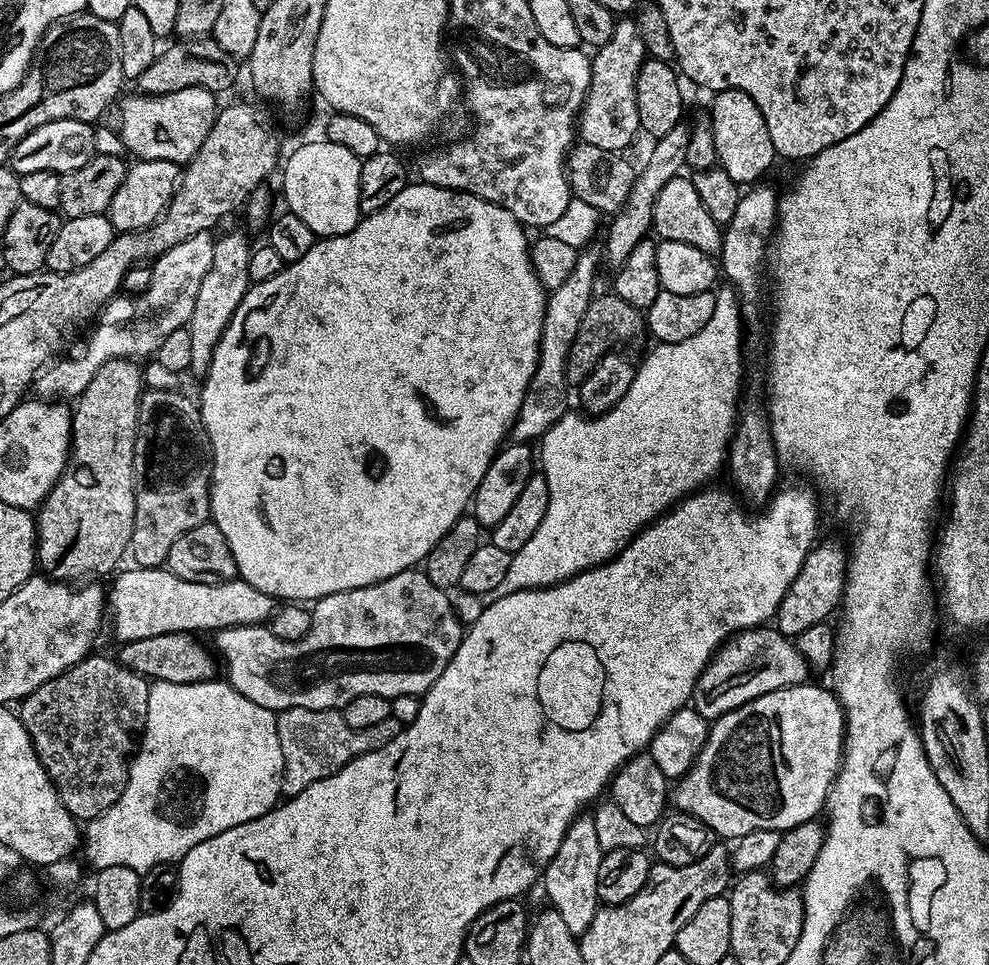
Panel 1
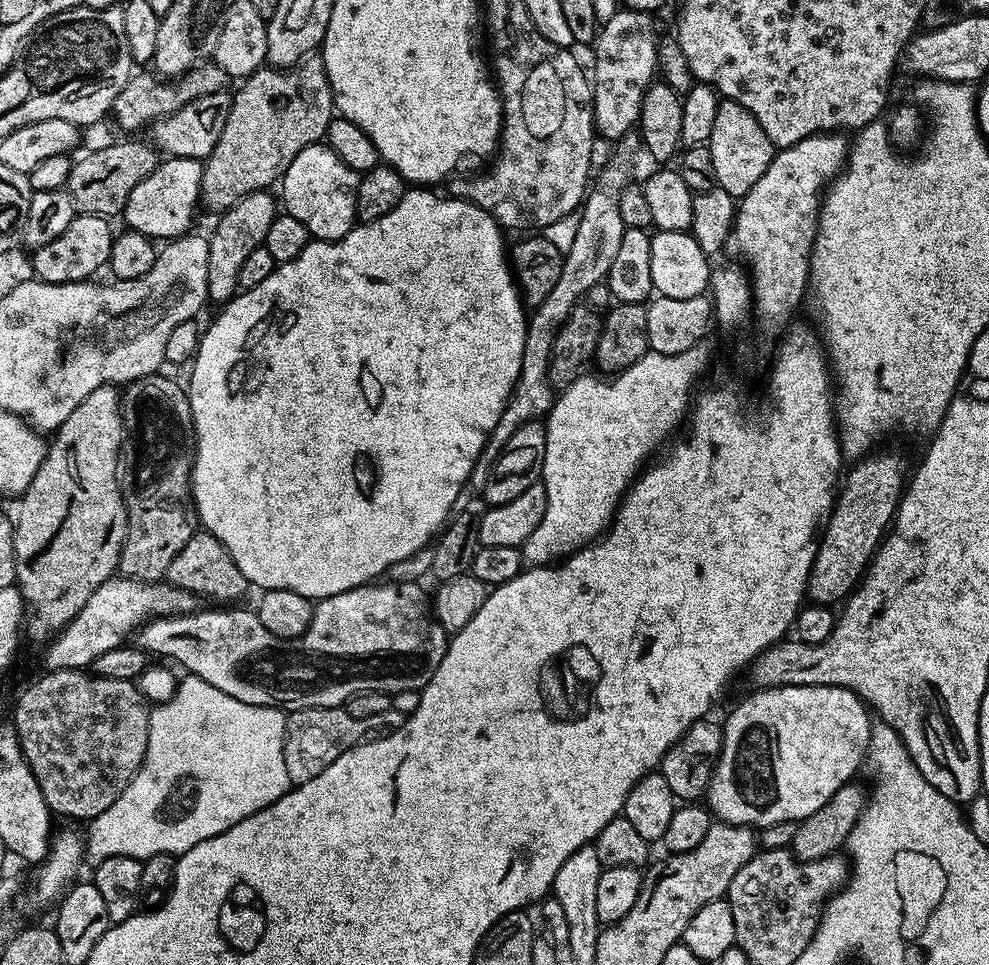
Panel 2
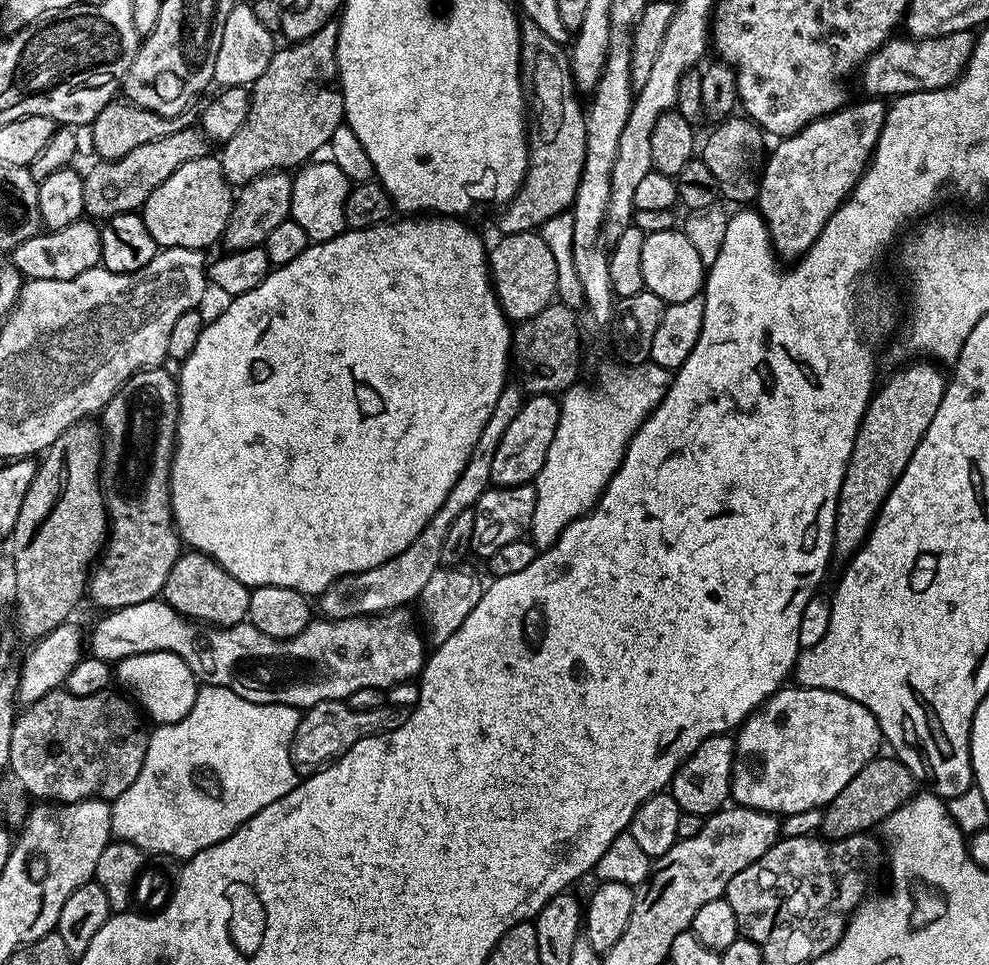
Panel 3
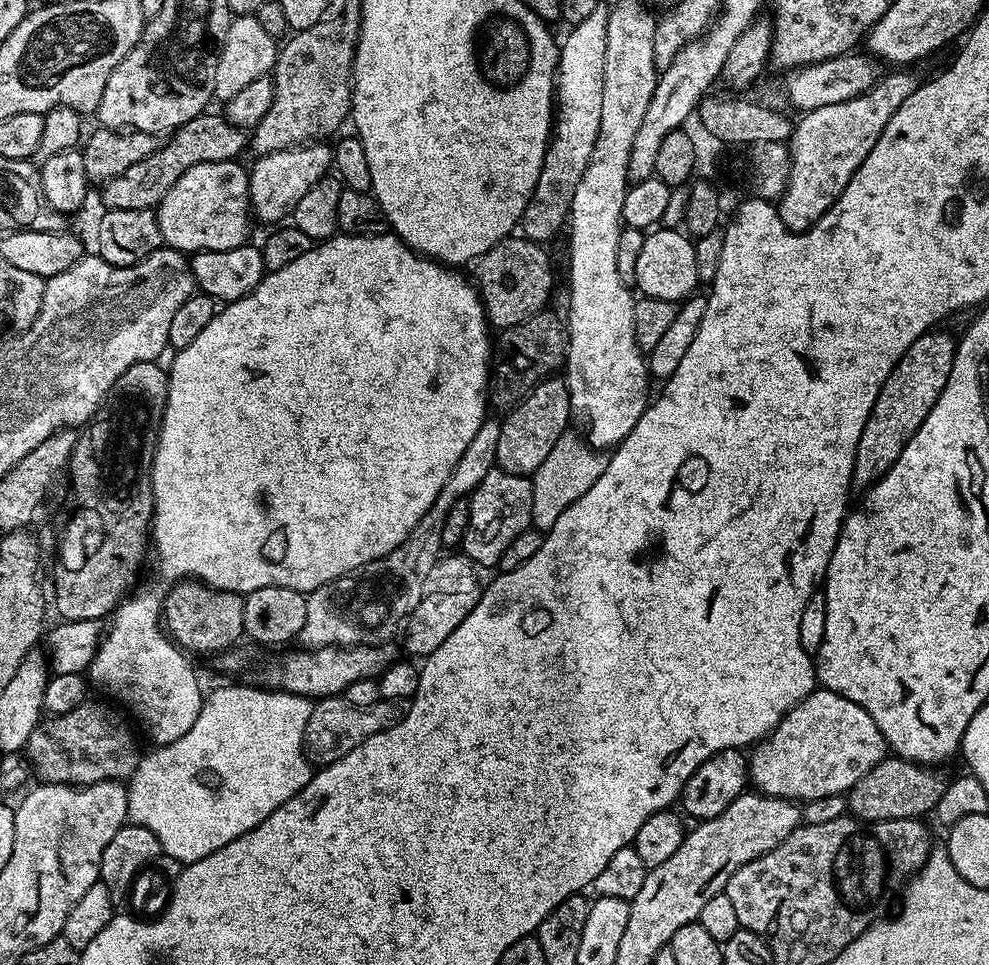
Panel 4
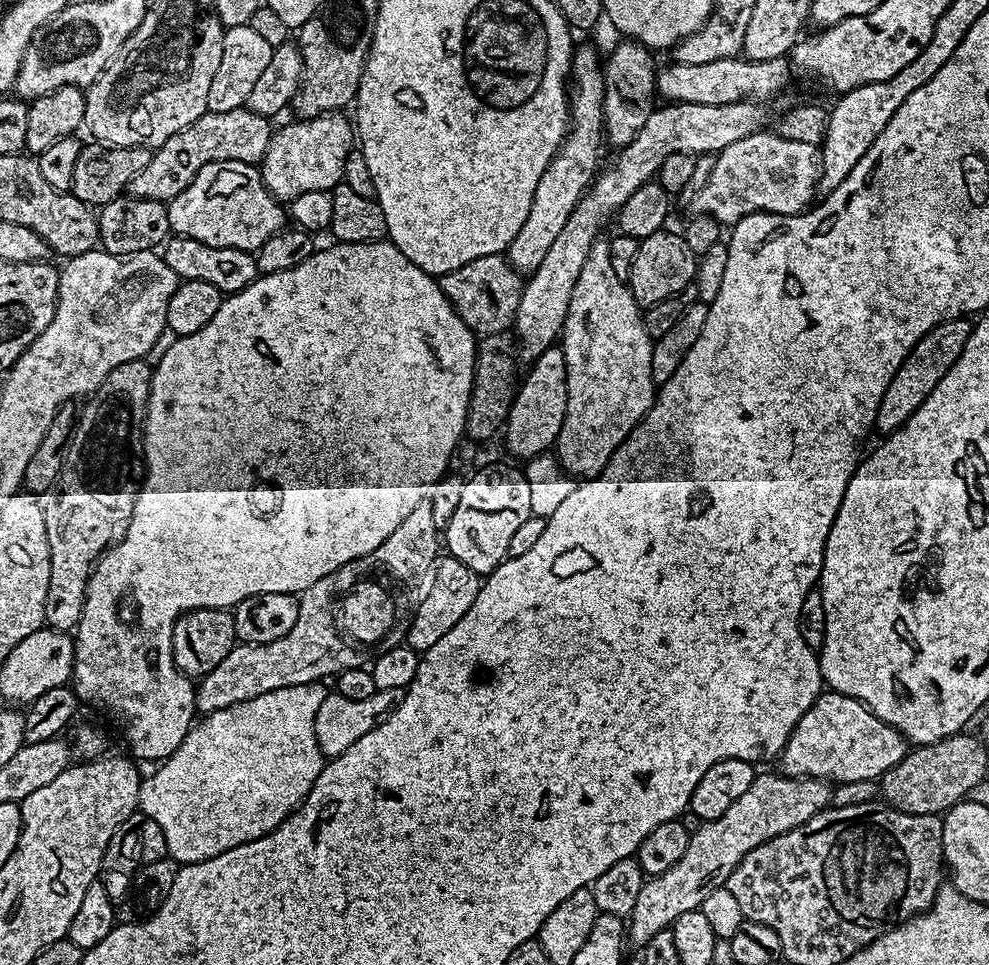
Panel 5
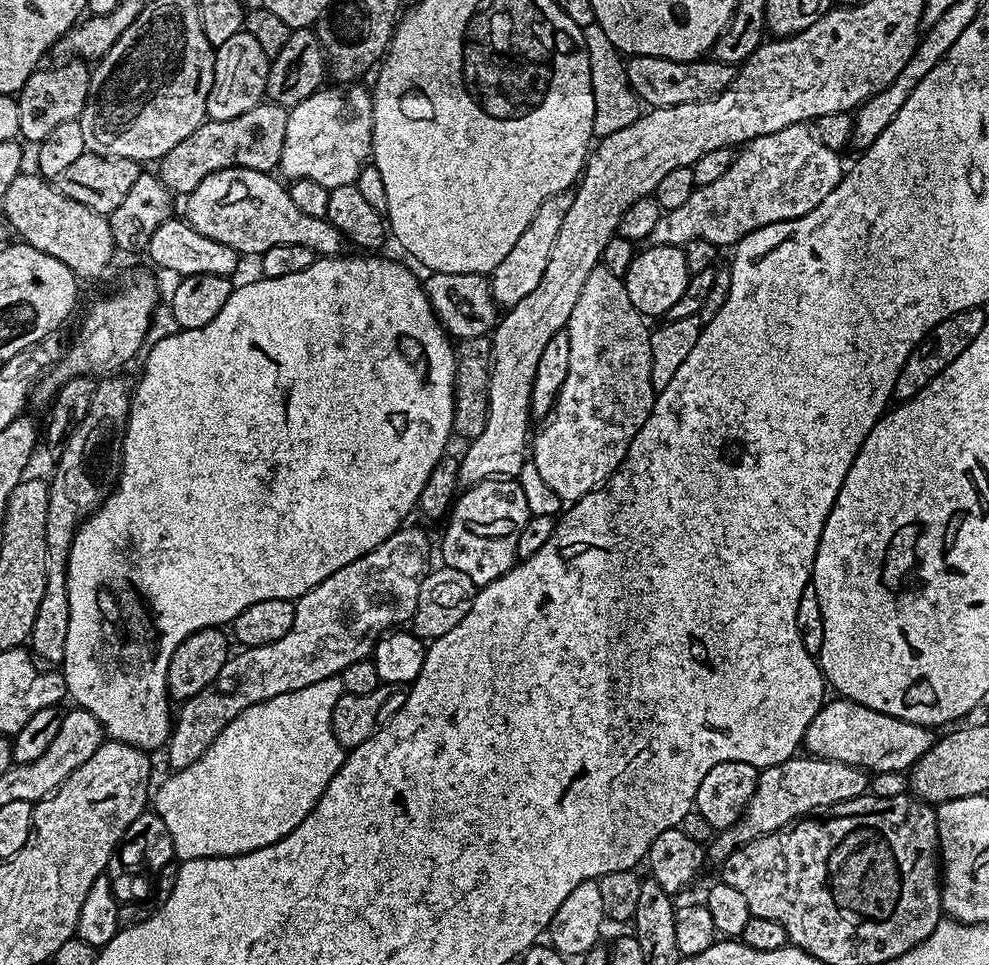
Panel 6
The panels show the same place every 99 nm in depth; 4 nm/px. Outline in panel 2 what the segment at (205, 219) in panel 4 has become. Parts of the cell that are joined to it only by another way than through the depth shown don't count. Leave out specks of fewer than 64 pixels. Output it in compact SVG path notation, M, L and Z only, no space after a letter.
M173 156L164 158L156 165L156 169L134 190L130 190L130 198L126 198L126 206L122 213L127 227L134 232L141 232L143 236L156 242L171 242L178 236L183 236L189 231L192 219L196 216L196 204L201 203L200 187L204 165L194 158Z

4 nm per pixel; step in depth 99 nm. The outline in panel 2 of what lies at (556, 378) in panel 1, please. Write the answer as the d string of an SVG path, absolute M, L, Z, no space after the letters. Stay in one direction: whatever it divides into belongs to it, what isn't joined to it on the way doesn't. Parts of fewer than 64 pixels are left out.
M612 156L605 162L604 169L598 172L595 173L594 183L579 209L574 246L570 246L570 250L564 253L562 274L558 274L558 282L554 290L546 294L546 302L535 305L528 316L526 350L522 352L522 370L518 370L518 382L502 410L502 418L498 418L498 426L494 426L494 430L488 435L488 441L484 444L482 454L467 484L458 494L457 509L468 510L472 504L472 496L479 497L483 493L486 486L486 474L490 474L490 464L504 453L510 438L514 438L514 433L518 431L518 428L526 426L526 422L531 420L547 417L557 397L548 373L554 350L554 338L560 327L568 321L568 316L583 301L580 299L595 284L603 285L608 279L610 265L614 263L614 257L619 244L622 243L622 234L625 230L620 213L620 196L633 179L632 164L624 156Z

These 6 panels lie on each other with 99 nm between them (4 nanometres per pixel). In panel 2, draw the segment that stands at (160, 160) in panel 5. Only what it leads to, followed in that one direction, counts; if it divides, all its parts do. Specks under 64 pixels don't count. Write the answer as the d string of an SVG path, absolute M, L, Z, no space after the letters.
M124 138L121 144L108 144L105 148L96 148L93 152L85 154L81 160L77 159L70 170L70 178L66 185L66 191L72 195L72 201L76 207L77 213L86 216L102 216L105 218L119 217L126 206L126 198L130 198L130 190L146 178L156 169L158 163L158 152L151 143L136 140L140 138Z

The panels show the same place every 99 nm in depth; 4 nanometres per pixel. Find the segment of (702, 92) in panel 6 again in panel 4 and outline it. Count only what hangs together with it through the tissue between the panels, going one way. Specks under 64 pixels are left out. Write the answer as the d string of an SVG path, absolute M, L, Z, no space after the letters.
M864 50L844 52L834 58L826 58L822 62L803 64L801 68L793 68L784 80L784 92L794 107L801 113L818 110L822 106L834 106L834 102L846 102L864 92L869 92L882 78L881 61Z

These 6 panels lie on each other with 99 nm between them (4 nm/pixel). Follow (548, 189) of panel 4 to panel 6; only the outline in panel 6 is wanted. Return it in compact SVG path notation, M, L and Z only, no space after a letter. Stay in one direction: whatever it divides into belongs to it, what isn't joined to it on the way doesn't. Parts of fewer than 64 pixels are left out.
M571 191L559 192L546 198L546 202L538 206L534 218L530 218L530 226L526 226L518 242L514 242L510 254L506 254L506 258L502 258L502 262L498 262L496 269L491 272L492 299L501 309L513 308L522 302L522 298L526 298L526 294L530 294L530 290L534 290L534 286L538 286L538 282L542 282L546 262L550 262L550 250L554 250L554 238L558 238L558 229L562 227L562 218L566 218L566 210L570 210L571 201Z

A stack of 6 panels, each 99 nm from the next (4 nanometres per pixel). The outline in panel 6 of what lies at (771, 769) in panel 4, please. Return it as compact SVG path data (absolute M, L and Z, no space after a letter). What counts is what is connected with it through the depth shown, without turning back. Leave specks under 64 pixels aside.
M829 699L814 714L814 722L804 735L803 751L818 760L846 762L869 773L907 773L930 750L934 743L933 729L923 724L906 722L878 710L870 710L853 700Z

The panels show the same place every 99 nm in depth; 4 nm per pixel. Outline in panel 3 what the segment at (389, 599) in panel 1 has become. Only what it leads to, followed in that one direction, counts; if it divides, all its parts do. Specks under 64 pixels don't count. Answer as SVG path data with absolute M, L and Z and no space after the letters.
M162 598L138 602L134 606L122 606L105 611L104 616L90 632L91 655L109 662L119 662L128 656L169 652L178 654L195 674L201 685L213 684L226 690L234 690L238 698L259 704L285 704L291 708L307 710L327 700L344 700L354 690L363 688L389 689L396 684L415 681L423 673L426 659L425 637L412 625L408 610L382 612L378 616L351 616L345 620L313 619L312 623L292 640L270 638L247 622L229 628L214 628L187 620Z

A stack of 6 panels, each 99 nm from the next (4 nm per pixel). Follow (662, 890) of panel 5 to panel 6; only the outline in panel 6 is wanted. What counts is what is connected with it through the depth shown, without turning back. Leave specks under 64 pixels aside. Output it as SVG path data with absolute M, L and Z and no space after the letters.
M807 754L797 755L786 762L778 762L778 766L770 766L761 771L754 798L750 798L746 810L740 815L740 820L734 822L734 826L715 833L716 841L712 845L709 843L706 848L707 859L723 862L731 852L738 850L743 844L776 832L782 826L792 824L796 820L835 809L837 804L856 800L865 795L869 788L869 773L846 762L818 760L815 756Z

